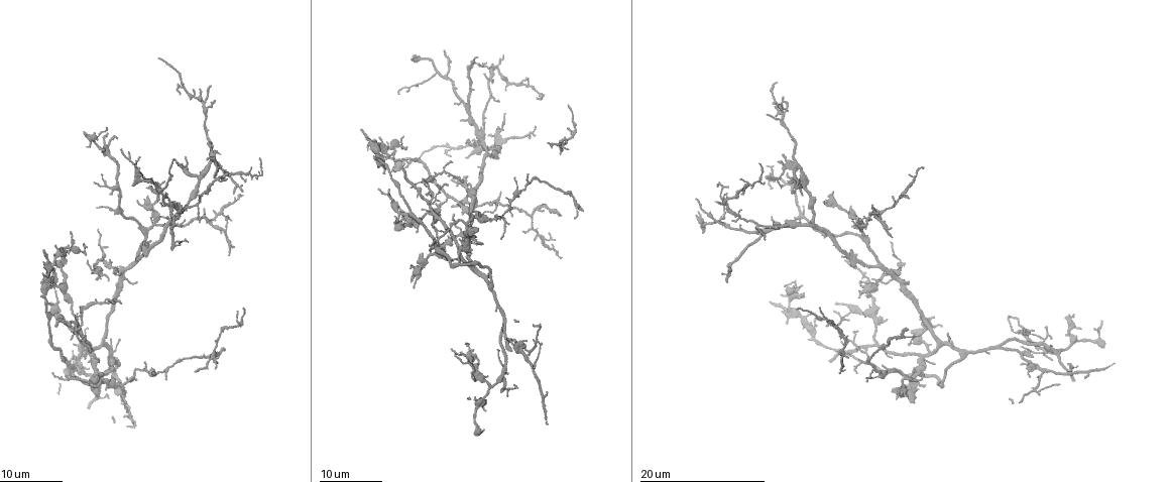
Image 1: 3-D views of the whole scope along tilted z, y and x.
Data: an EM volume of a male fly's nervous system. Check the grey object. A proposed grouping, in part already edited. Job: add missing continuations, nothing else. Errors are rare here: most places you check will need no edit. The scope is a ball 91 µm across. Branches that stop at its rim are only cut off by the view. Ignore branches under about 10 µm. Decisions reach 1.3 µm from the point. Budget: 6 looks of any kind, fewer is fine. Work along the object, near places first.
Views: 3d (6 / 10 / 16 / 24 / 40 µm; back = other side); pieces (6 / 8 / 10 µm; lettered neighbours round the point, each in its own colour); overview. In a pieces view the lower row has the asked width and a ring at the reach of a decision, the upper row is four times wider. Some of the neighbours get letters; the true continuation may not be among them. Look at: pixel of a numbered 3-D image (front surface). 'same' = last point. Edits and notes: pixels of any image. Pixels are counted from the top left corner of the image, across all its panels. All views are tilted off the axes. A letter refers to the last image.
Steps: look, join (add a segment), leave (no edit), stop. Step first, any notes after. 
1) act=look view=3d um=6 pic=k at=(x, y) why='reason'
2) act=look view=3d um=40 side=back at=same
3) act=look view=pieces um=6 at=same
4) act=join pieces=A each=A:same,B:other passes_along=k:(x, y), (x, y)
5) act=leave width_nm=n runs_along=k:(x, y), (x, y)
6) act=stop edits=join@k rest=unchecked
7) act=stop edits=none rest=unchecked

act=look view=3d um=16 pic=1 at=(1045, 326) why='thin end'

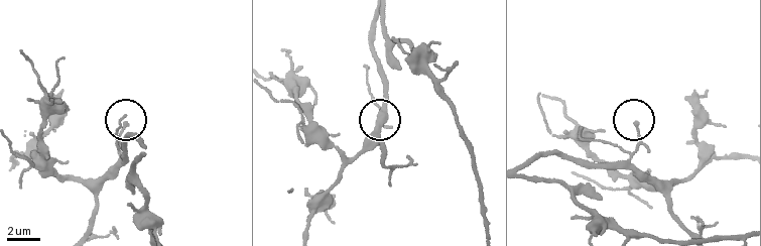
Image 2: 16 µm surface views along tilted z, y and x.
act=look view=pieces um=6 pic=2 at=(634, 124)

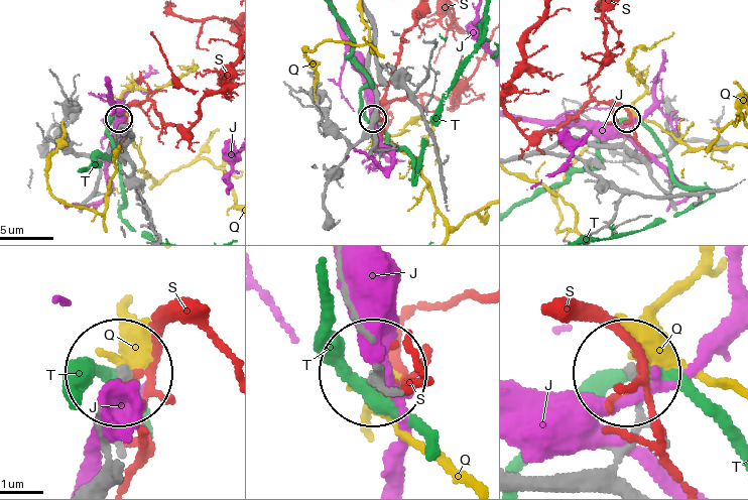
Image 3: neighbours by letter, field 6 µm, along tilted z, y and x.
act=leave each=J:other,Q:other,S:other,T:other runs_along=3:(111, 466), (112, 376) found='none of them fits'

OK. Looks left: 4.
act=look view=3d um=24 pic=1 at=(858, 296) why='tapers out'

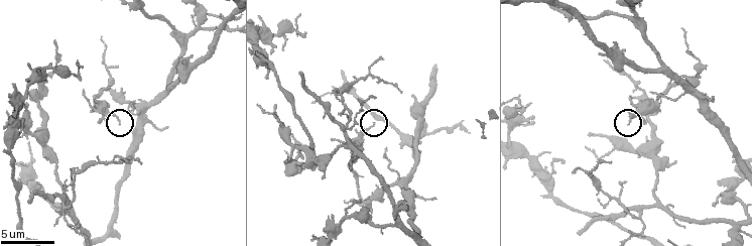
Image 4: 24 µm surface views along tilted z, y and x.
act=look view=pieces um=6 pic=4 at=(119, 120)

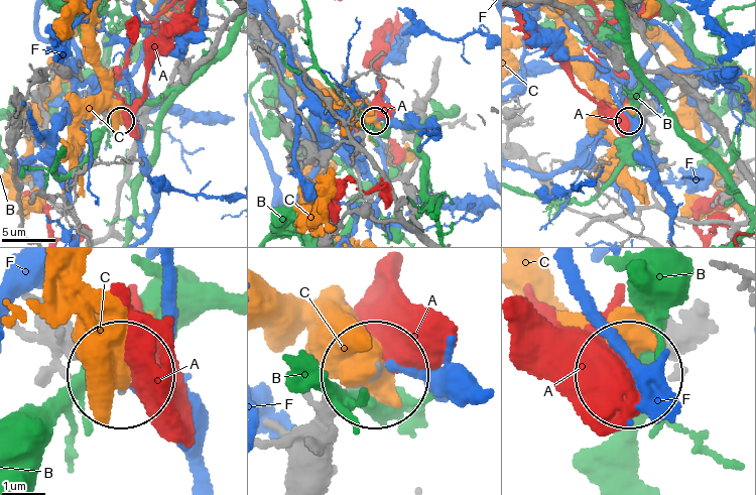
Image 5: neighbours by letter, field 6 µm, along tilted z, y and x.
act=leave each=A:other,B:other,C:other,F:other found='none of them fits'

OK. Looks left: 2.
act=look view=3d um=24 pic=1 at=(208, 86) why='thin end'

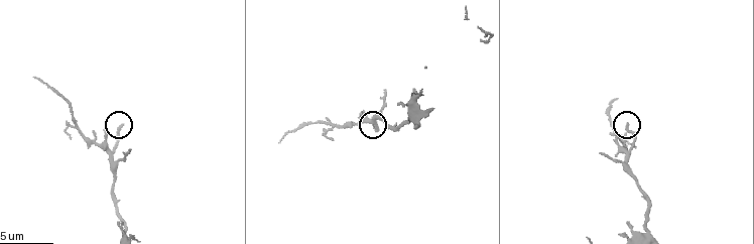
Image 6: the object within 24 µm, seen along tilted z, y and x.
act=look view=pieces um=10 pic=6 at=(120, 125)

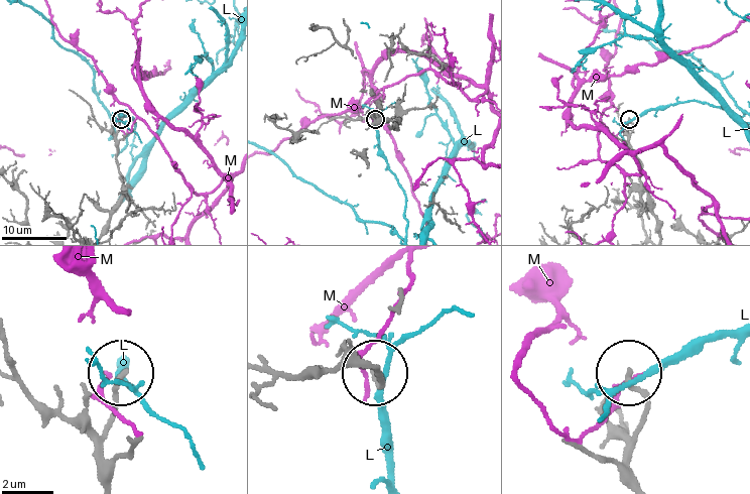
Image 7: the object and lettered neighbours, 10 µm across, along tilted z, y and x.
act=leave each=L:other,M:other runs_along=7:(654, 214), (629, 141), (629, 118) found='no lettered segment goes on from it'

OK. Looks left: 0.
act=stop edits=none rest=unchecked

